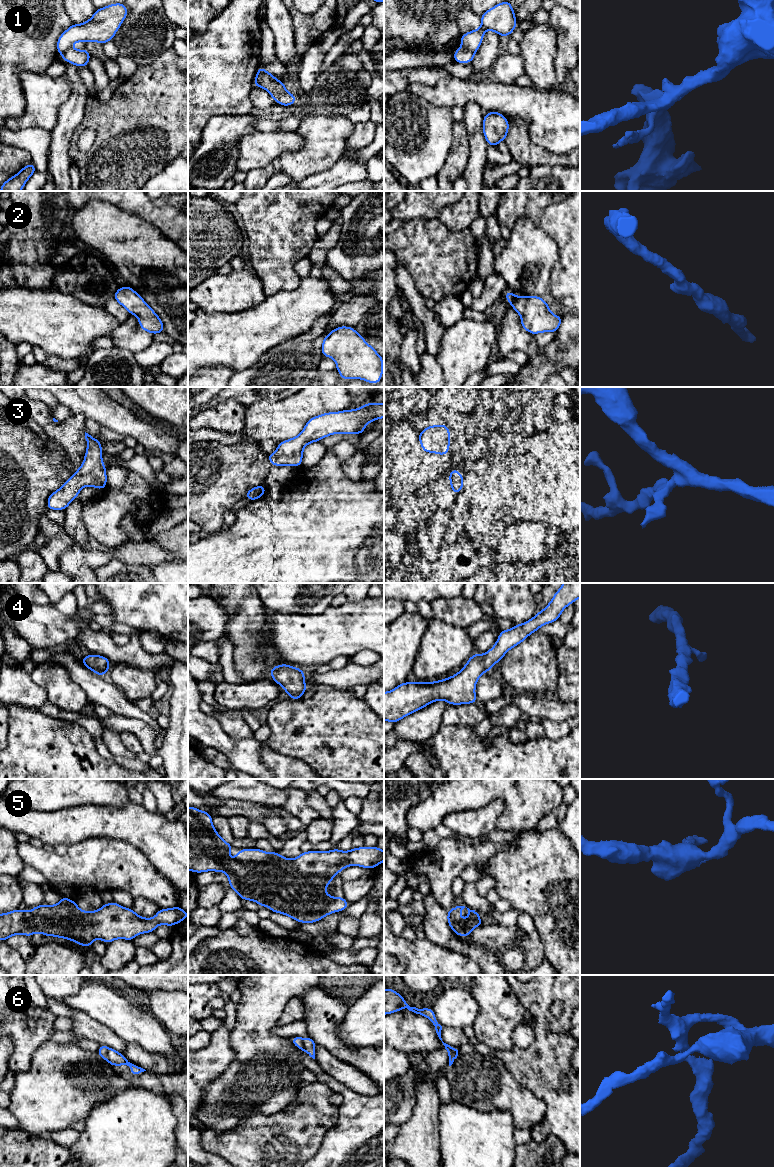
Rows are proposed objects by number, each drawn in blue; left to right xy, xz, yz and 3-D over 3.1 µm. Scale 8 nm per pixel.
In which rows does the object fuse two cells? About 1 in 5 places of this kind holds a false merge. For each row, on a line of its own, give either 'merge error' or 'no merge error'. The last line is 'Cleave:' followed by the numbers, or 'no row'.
1: merge error
2: no merge error
3: no merge error
4: no merge error
5: no merge error
6: merge error
Cleave: 1, 6

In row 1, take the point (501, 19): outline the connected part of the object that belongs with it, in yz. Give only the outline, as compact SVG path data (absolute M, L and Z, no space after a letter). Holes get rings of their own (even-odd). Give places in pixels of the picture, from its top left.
M509 0L499 3L481 14L481 27L468 31L460 38L463 48L477 51L486 30L496 32L500 37L509 37L517 26L515 12Z

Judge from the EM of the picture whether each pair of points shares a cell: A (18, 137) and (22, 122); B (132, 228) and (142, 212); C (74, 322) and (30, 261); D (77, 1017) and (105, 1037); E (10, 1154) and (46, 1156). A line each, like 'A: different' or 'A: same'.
A: different
B: different
C: different
D: same
E: same

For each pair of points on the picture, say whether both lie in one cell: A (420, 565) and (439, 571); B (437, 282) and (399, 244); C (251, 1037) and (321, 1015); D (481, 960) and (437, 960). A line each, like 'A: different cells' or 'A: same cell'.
A: different cells
B: same cell
C: different cells
D: different cells

